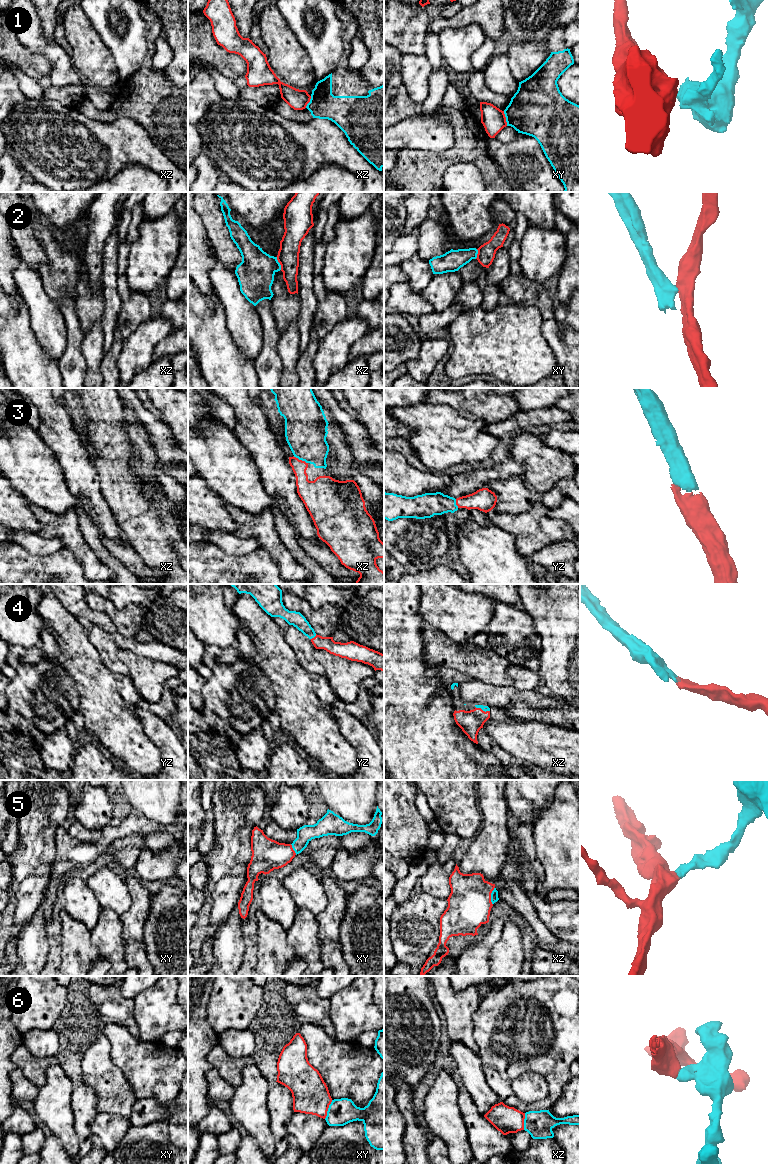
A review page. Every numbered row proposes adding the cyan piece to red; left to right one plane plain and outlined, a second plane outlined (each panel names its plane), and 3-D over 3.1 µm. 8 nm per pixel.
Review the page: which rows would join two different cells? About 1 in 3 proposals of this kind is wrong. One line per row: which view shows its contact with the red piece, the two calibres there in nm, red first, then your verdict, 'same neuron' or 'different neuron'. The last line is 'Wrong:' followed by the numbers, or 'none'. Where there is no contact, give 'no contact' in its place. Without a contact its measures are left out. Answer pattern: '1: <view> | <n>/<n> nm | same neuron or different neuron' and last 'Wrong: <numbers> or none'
1: xy | 190/420 nm | different neuron
2: xz | 180/300 nm | different neuron
3: xz | 160/340 nm | same neuron
4: yz | 120/120 nm | same neuron
5: xz | 360/60 nm | same neuron
6: xy | 300/220 nm | different neuron
Wrong: 1, 2, 6

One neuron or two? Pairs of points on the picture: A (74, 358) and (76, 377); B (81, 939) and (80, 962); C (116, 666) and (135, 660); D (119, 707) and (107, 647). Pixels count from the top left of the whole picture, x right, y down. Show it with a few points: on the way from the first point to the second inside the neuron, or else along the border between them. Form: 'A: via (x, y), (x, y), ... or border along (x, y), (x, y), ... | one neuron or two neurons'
A: via (74, 363), (76, 372) | one neuron
B: via (80, 945), (80, 956) | one neuron
C: border along (118, 648), (118, 658), (126, 666) | two neurons
D: border along (98, 652), (101, 661), (113, 673) | two neurons

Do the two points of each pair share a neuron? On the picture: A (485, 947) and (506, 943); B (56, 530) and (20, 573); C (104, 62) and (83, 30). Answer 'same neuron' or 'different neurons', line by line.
A: different neurons
B: different neurons
C: same neuron

